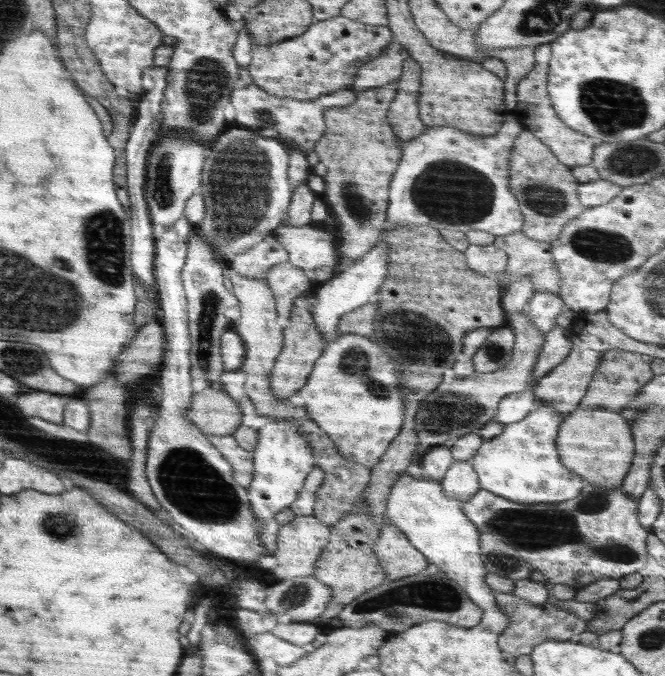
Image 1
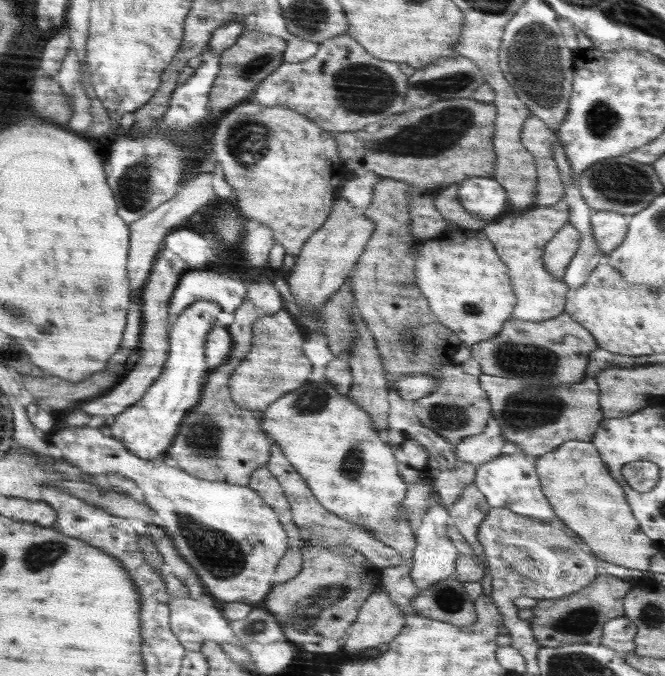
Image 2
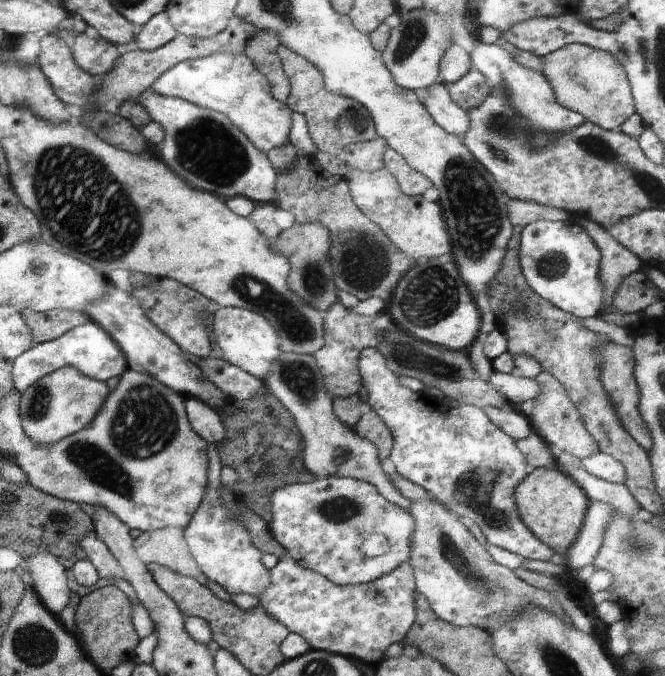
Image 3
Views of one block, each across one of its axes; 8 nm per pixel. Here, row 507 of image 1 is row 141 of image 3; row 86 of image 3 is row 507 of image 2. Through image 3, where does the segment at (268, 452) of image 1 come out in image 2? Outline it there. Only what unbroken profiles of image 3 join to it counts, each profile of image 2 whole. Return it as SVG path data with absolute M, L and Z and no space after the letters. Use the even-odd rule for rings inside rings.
M64 426L54 430L52 444L61 451L62 458L85 473L101 478L106 473L118 473L132 479L144 500L156 515L160 525L171 536L177 551L196 571L205 592L224 602L256 604L265 600L273 587L272 575L279 560L289 550L289 540L277 514L248 485L240 486L207 481L189 475L182 469L168 466L159 459L144 460L130 452L118 439L105 436L99 428Z

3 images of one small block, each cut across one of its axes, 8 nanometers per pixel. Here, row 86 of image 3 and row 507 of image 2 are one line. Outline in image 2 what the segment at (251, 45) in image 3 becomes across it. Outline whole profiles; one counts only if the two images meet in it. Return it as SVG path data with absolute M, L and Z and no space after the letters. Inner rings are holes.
M268 467L257 468L247 484L254 489L270 508L277 514L289 540L289 547L302 549L306 544L298 527L294 524L293 514L282 487L277 478L268 470Z

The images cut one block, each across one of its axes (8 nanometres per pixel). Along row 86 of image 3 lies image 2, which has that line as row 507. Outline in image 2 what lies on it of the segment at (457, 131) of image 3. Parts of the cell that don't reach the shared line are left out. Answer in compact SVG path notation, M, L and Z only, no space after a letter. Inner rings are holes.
M438 503L435 506L431 506L429 511L421 518L422 524L415 531L415 541L417 544L414 546L414 553L412 553L412 568L410 576L412 580L416 583L419 590L424 590L434 586L436 582L448 578L455 571L456 559L460 556L459 553L454 548L454 544L447 535L447 530L449 525L452 523L451 516L449 515L448 509L442 503Z

